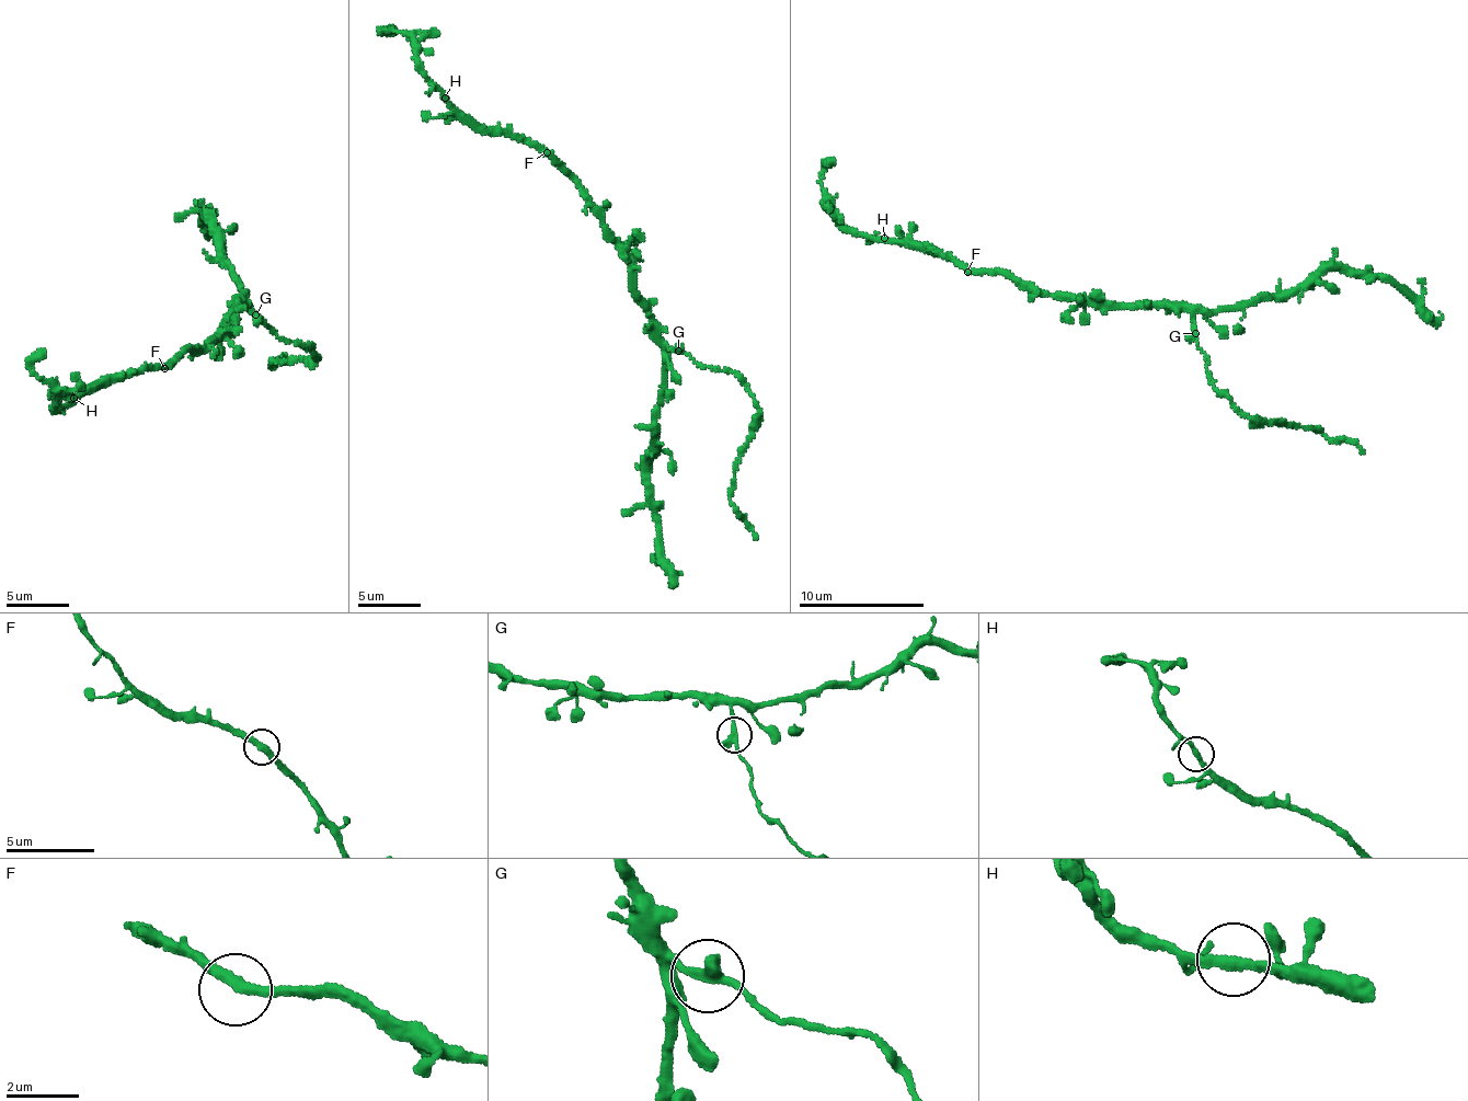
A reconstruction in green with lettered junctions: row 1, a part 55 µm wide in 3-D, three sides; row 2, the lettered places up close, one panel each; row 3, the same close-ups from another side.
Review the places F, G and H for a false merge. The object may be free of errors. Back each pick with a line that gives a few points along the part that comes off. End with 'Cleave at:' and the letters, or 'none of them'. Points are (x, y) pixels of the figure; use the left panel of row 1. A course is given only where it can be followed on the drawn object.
G: Course of the part to remove: (256, 314), (279, 337), (318, 356), (270, 363), (274, 366), (283, 357), (288, 363)
Cleave at: G

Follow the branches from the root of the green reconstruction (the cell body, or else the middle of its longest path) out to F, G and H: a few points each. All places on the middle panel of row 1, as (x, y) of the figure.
F: (626, 252), (607, 228), (604, 214), (591, 201), (580, 181), (547, 152)
G: (626, 252), (632, 295), (653, 322), (653, 331), (679, 352)
H: (626, 252), (587, 191), (558, 164), (527, 142), (483, 130), (445, 98)

